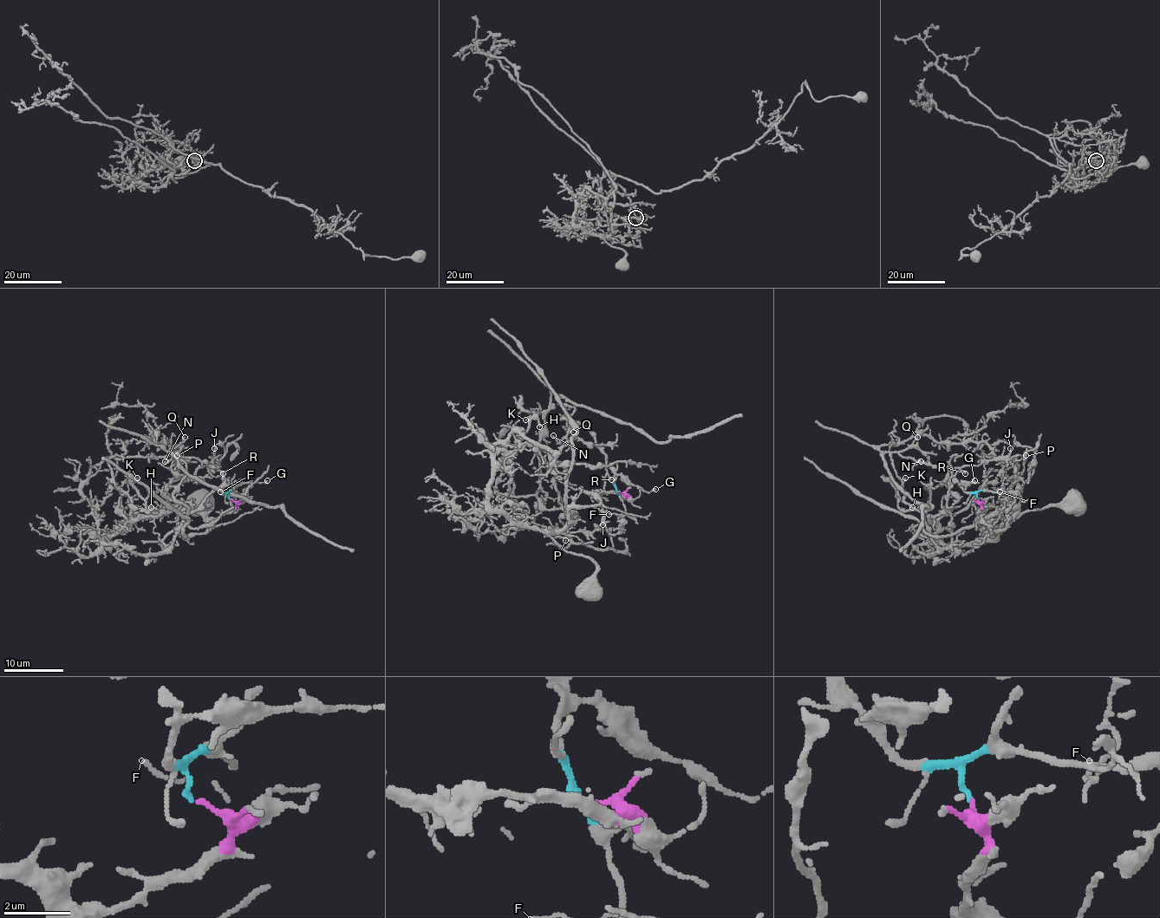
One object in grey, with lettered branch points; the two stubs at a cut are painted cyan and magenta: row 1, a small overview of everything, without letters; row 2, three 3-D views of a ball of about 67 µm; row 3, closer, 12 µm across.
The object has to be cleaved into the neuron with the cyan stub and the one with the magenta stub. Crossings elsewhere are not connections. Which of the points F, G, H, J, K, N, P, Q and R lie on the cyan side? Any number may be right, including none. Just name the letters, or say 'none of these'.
F, G, J, N, Q, R

